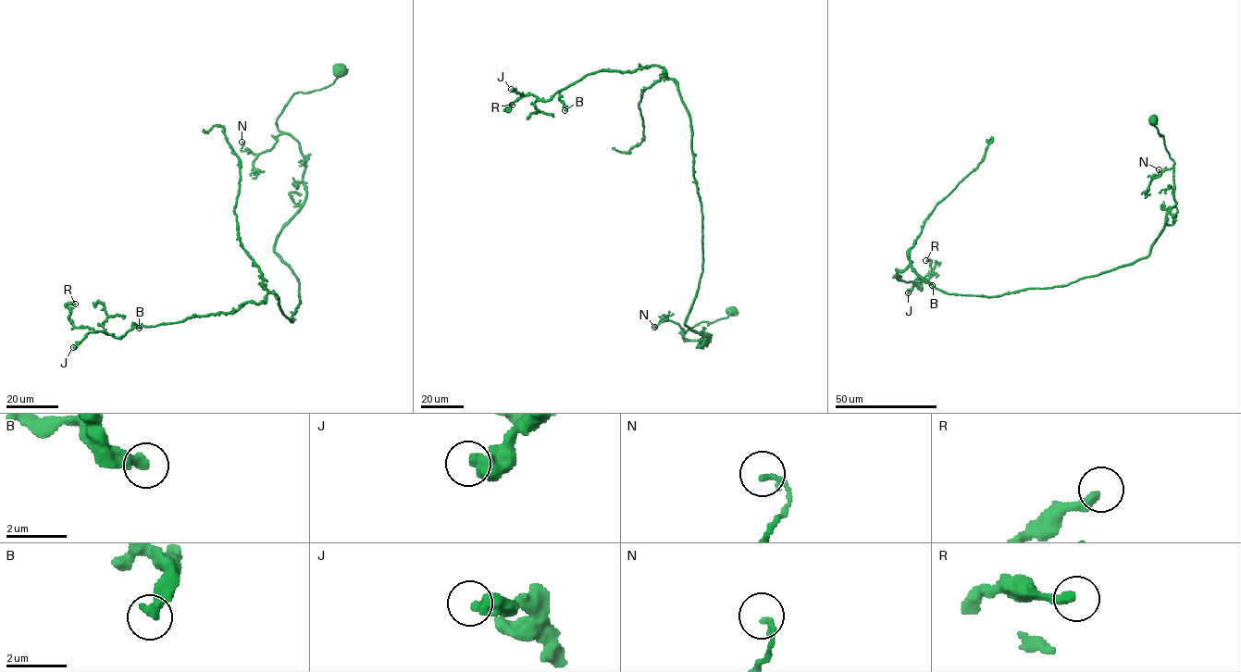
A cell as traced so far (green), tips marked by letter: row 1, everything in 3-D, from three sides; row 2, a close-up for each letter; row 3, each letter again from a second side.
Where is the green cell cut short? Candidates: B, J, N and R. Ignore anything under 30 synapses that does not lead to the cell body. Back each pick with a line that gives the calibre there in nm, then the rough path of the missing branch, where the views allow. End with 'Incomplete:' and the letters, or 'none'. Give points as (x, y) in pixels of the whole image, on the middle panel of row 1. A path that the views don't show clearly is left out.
Incomplete: none

